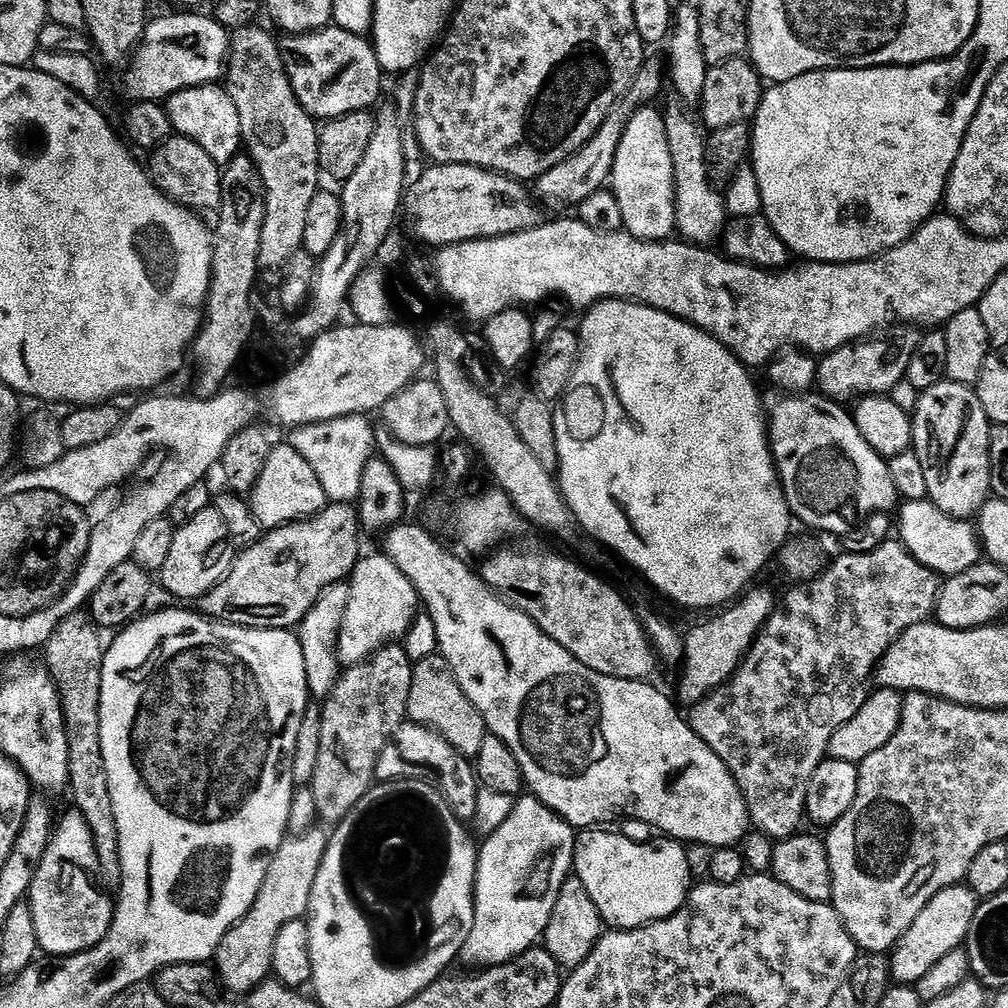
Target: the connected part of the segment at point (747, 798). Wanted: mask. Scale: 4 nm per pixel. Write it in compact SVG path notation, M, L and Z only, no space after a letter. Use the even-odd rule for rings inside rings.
M890 538L882 546L878 546L878 550L870 550L870 554L840 554L840 557L829 568L827 565L819 576L792 587L796 588L790 589L785 594L784 600L782 596L777 603L770 618L756 635L752 648L741 660L740 668L732 675L732 679L723 688L713 690L702 703L695 705L691 709L692 716L690 715L694 734L698 734L698 738L702 738L702 742L706 742L706 746L710 746L710 750L714 750L718 758L722 758L722 762L728 767L737 786L740 787L740 793L744 795L744 801L748 807L751 827L755 831L765 832L776 842L795 836L801 831L800 823L805 823L806 820L804 811L806 786L810 778L814 778L814 770L818 770L820 763L828 756L830 738L834 738L835 732L846 722L850 722L850 718L854 718L854 714L858 714L858 710L864 705L866 699L864 687L873 679L876 666L886 654L886 650L890 650L893 642L906 630L910 630L910 626L925 623L935 613L936 600L940 596L942 587L942 577L940 573L922 566L922 562L918 562L918 558L911 556L899 539Z

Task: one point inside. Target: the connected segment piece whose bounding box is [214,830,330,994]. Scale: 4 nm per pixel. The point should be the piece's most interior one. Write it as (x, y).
(243, 960)

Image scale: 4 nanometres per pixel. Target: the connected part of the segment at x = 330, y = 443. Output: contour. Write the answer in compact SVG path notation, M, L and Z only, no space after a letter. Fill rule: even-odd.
M367 415L339 416L324 423L307 424L293 429L286 442L306 458L318 474L323 490L331 503L353 503L360 494L362 474L375 457L376 431Z

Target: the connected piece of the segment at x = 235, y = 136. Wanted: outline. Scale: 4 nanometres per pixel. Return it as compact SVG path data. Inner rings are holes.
M203 84L197 88L187 88L169 96L166 107L173 129L179 135L198 142L198 146L202 146L202 150L206 150L206 154L210 154L216 164L226 166L235 156L241 155L238 106L234 106L227 87Z

